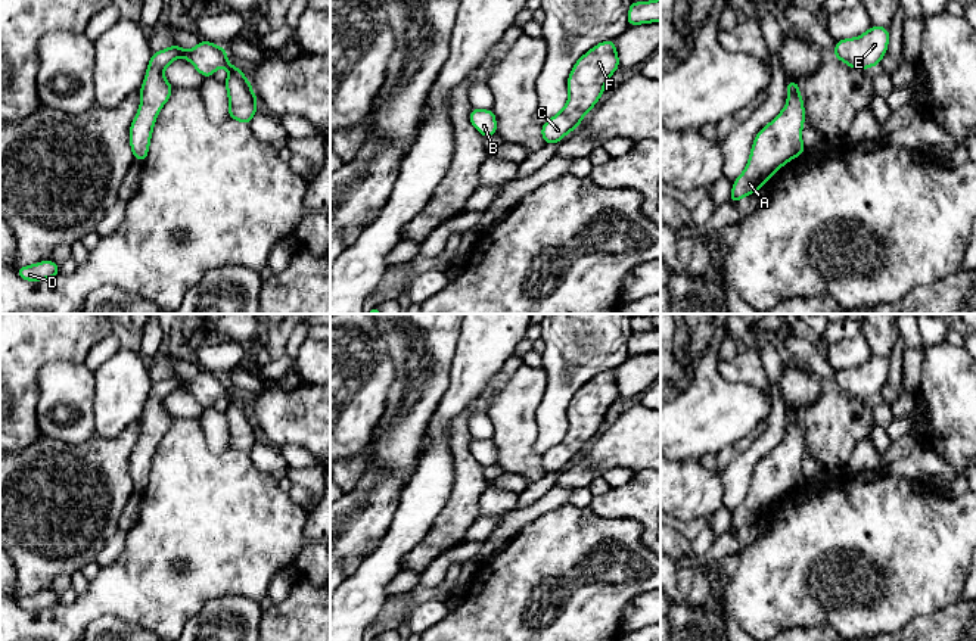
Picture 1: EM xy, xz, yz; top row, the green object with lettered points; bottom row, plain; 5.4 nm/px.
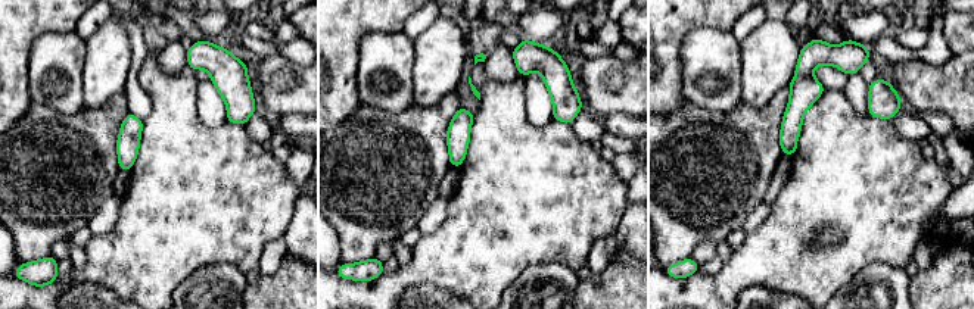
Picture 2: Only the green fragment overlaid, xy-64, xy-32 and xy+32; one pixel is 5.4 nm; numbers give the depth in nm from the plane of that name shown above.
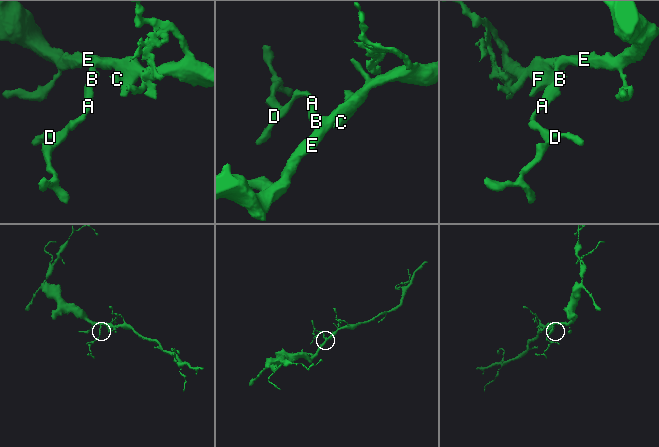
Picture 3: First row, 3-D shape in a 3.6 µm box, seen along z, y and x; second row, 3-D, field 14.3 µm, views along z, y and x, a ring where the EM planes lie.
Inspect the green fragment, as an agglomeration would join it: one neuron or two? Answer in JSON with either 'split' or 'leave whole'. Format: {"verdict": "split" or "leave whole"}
{"verdict": "leave whole"}

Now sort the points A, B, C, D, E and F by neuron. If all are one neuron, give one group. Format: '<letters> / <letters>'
A B C D E F

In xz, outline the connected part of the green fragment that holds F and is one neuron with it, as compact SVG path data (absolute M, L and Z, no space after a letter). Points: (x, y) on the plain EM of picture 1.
M615 370L599 373L576 390L568 408L566 436L543 454L541 467L545 474L559 473L582 452L584 445L594 438L607 410L618 398Z

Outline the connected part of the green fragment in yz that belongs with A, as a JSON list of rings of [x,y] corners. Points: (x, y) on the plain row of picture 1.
[[[789,410],[787,433],[784,439],[756,464],[749,492],[733,513],[730,533],[736,533],[753,522],[759,522],[777,500],[805,482],[802,473],[804,452],[805,441],[804,429],[799,426],[799,414]]]

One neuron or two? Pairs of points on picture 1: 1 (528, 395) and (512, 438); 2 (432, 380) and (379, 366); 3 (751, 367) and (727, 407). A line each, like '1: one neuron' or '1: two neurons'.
1: one neuron
2: two neurons
3: two neurons

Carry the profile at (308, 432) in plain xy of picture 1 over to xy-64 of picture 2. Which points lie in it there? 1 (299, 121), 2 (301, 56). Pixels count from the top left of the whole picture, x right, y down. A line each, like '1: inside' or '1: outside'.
1: outside
2: outside

